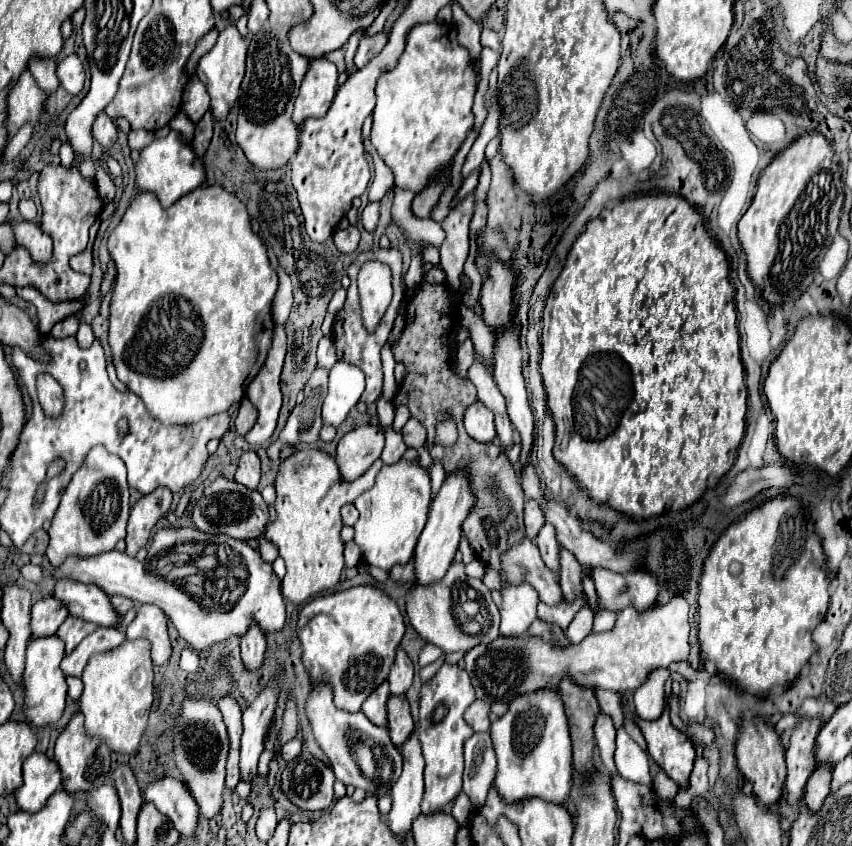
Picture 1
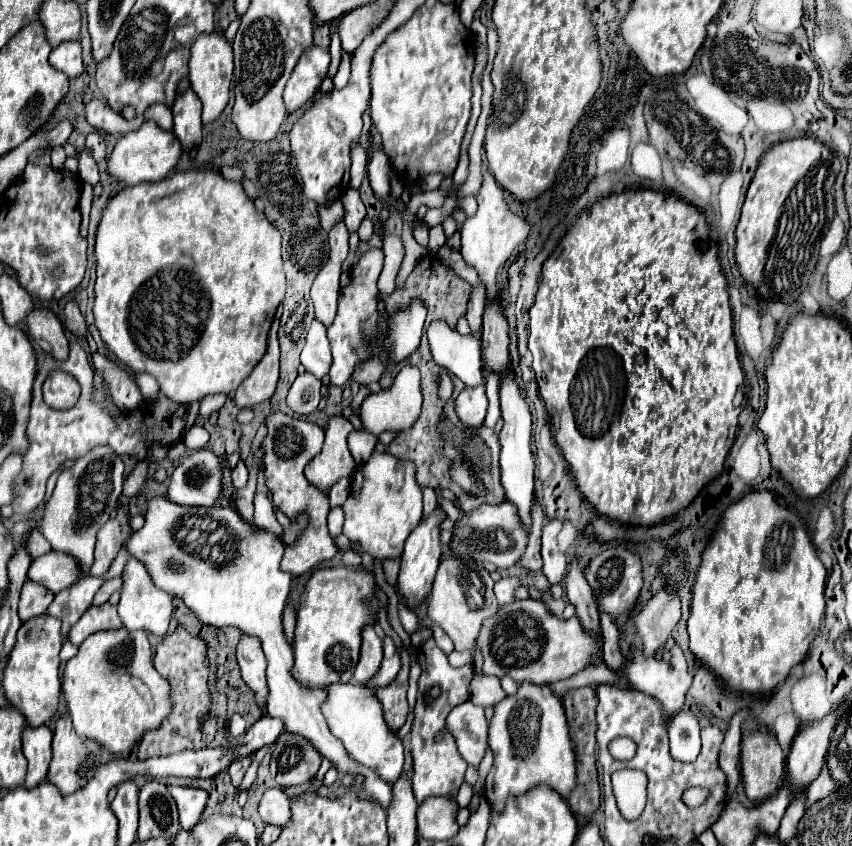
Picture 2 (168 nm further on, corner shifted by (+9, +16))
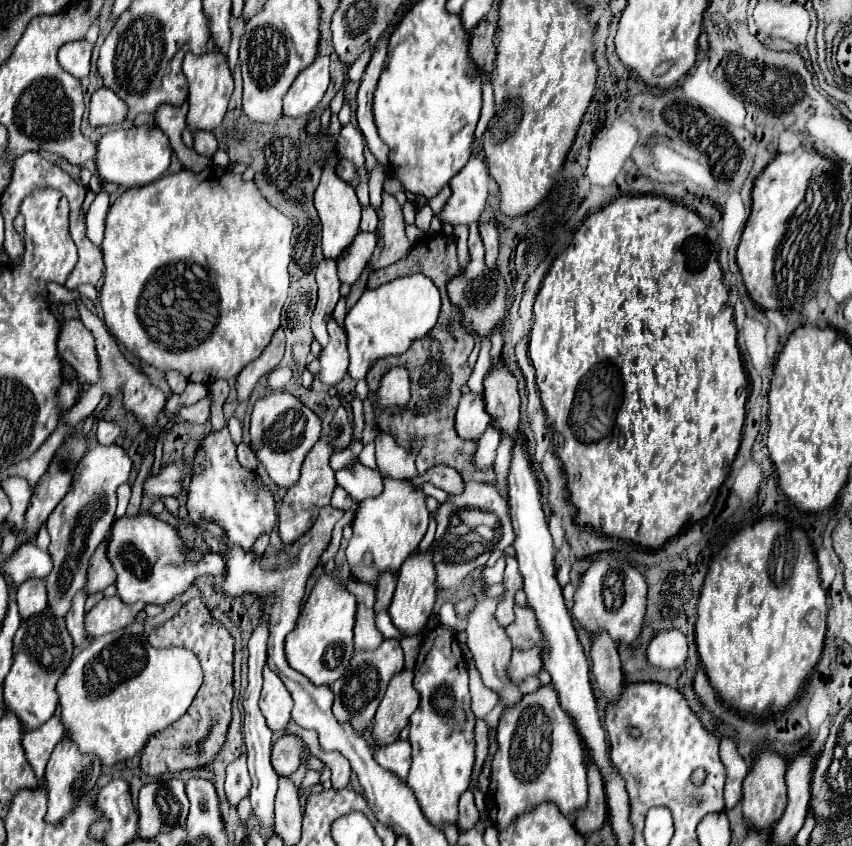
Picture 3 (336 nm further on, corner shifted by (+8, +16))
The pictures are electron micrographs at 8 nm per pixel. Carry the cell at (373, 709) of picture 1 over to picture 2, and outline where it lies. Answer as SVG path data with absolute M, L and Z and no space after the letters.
M367 624L361 632L361 660L355 668L355 682L365 684L381 666L383 658L383 640L375 634L373 626Z

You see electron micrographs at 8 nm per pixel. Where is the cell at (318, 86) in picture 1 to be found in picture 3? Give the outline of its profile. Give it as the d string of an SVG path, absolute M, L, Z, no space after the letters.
M316 56L316 60L296 76L290 90L286 92L284 114L292 118L310 114L322 100L328 88L328 82L330 82L328 58Z

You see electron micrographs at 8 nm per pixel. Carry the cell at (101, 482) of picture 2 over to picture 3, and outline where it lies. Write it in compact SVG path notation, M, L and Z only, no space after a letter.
M96 444L96 446L80 460L80 464L76 466L74 478L72 478L72 486L70 486L68 494L60 500L60 504L58 504L58 506L54 508L54 512L48 516L46 528L48 528L50 536L52 536L52 542L50 542L48 552L50 552L50 556L52 556L54 570L50 572L50 576L46 576L46 588L48 588L48 604L50 604L50 610L52 610L56 616L66 616L74 594L76 594L78 590L82 590L84 584L86 584L88 560L90 560L90 556L94 554L94 550L98 548L98 544L104 542L106 534L110 532L110 526L114 524L116 490L118 490L122 484L128 482L130 468L132 468L132 462L130 462L130 458L126 456L126 452L124 452L118 444L110 444L110 446L100 446L100 444Z

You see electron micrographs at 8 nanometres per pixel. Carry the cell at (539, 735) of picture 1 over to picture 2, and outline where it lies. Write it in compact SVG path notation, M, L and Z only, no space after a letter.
M523 682L511 700L501 700L495 706L495 716L489 724L489 744L495 760L485 786L491 786L493 792L485 794L485 798L497 812L503 812L511 796L521 796L529 792L529 788L545 784L567 798L573 784L577 784L575 752L569 740L563 704L549 686Z

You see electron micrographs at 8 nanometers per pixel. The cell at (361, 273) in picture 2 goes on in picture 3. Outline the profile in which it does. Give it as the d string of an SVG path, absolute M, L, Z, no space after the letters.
M330 318L328 320L330 342L320 354L320 380L328 386L336 386L348 370L348 352L346 352L346 332L344 328Z

